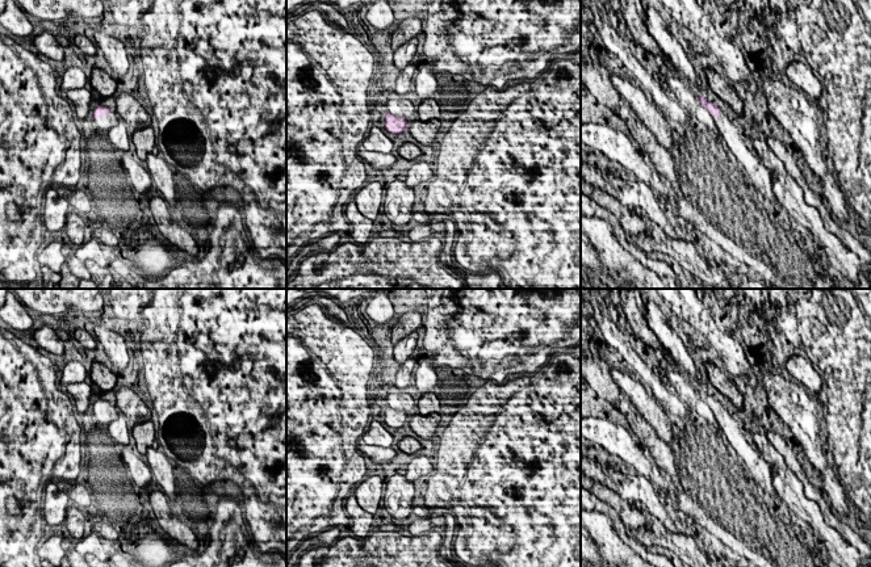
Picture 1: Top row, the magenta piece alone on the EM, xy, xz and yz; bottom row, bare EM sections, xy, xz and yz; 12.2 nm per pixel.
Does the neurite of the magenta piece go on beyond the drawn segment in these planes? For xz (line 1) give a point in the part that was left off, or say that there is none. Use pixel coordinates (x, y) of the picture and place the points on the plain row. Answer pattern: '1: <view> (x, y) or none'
1: none

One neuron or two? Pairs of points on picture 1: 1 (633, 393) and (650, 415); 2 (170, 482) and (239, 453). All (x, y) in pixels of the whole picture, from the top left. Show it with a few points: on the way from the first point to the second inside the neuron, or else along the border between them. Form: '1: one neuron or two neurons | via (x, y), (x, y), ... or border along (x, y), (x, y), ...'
1: one neuron | via (639, 398), (649, 410)
2: two neurons | border along (172, 462), (175, 465)

